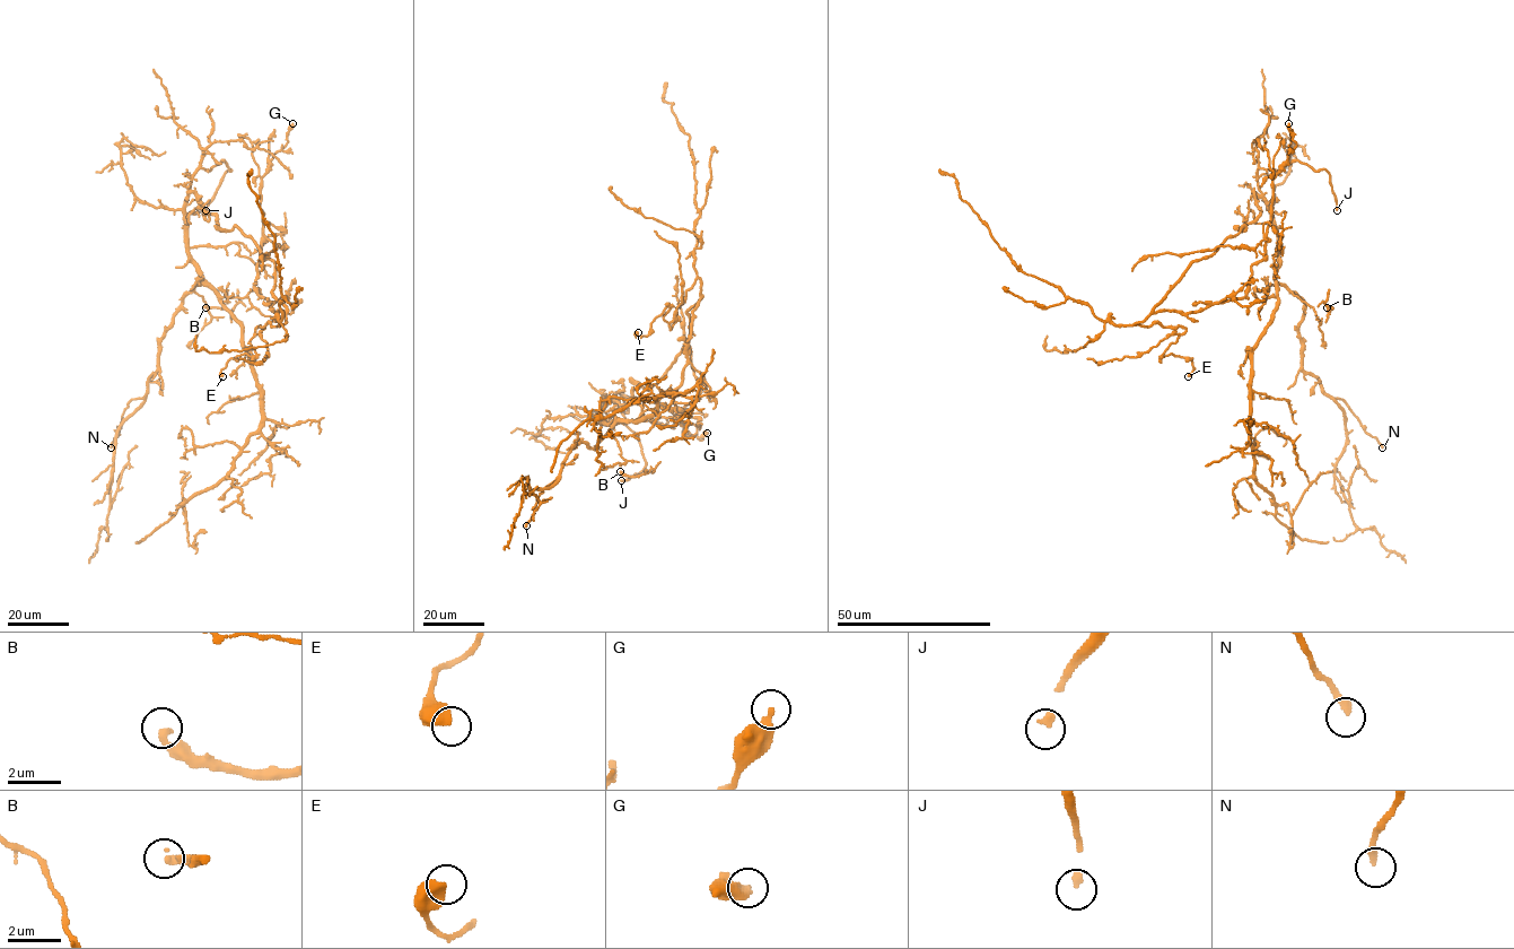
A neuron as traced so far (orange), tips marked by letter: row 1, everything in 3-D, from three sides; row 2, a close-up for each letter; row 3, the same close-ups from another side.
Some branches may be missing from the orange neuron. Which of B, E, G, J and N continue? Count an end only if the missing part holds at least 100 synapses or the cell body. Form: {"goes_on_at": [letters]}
{"goes_on_at": ["J"]}

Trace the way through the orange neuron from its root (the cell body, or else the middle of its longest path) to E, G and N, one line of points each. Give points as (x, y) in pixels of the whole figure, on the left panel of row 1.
E: (200, 205), (274, 262), (271, 293), (286, 308), (283, 324), (255, 329), (256, 355), (230, 358), (222, 376)
G: (200, 205), (190, 192), (189, 246), (254, 253), (282, 233), (265, 223), (263, 235), (261, 179), (292, 123)
N: (200, 205), (190, 192), (189, 259), (200, 281), (166, 330), (159, 368), (146, 394), (128, 403), (111, 447)

